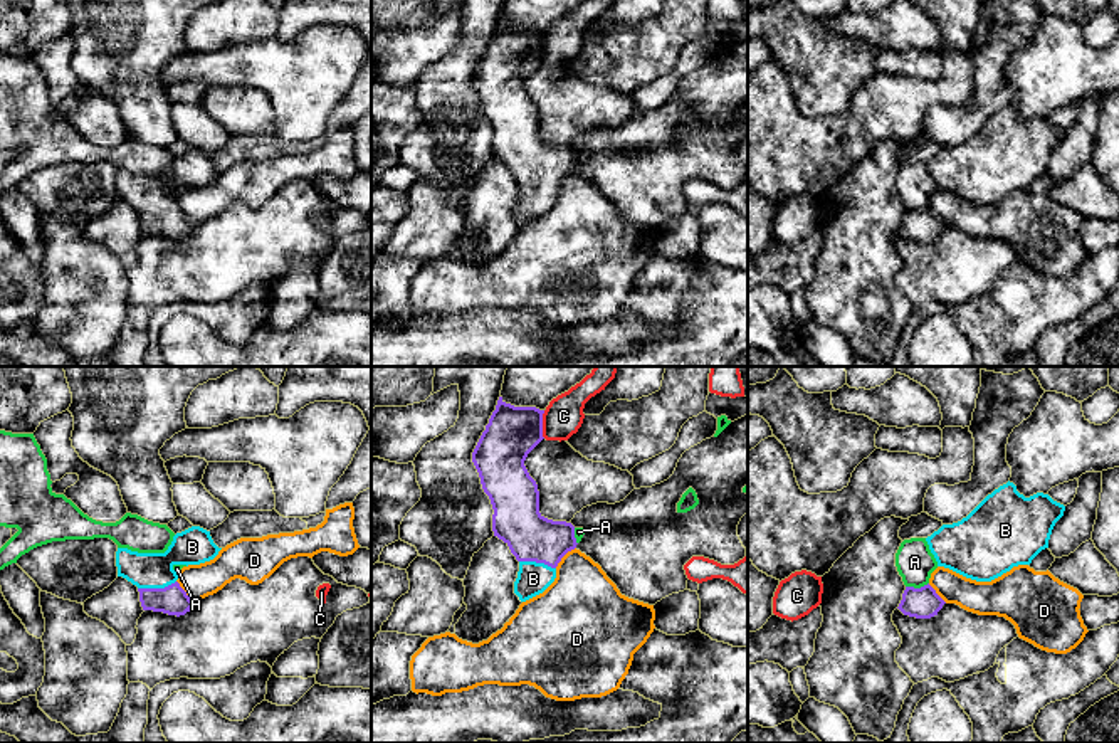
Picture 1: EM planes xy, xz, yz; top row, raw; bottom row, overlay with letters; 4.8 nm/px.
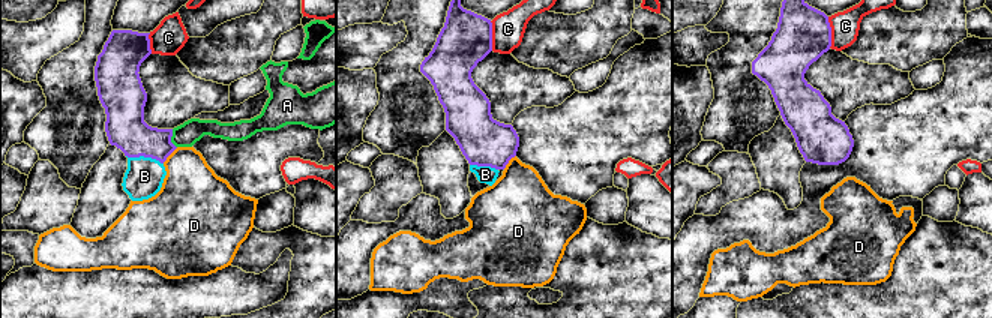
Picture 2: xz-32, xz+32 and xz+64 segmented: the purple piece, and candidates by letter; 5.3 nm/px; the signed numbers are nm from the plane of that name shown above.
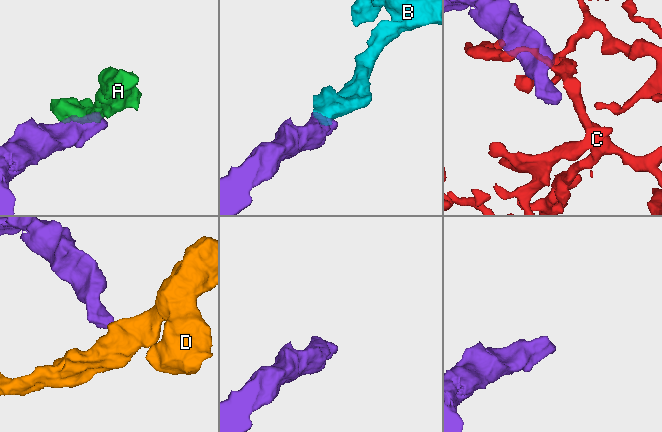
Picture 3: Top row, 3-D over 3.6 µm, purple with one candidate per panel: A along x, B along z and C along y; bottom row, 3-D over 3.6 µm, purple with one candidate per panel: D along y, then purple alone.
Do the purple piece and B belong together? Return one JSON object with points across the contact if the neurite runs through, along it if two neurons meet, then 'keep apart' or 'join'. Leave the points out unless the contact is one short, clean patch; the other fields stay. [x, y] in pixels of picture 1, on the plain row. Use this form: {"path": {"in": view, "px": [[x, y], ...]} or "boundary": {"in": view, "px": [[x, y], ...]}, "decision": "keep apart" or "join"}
{"path": {"in": "xy", "px": [[173, 224], [157, 212], [157, 204], [147, 194]]}, "decision": "join"}

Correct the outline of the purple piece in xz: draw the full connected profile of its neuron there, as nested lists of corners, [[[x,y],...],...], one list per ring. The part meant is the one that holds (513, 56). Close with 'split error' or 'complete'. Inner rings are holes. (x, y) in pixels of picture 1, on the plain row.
[[[499,20],[496,34],[472,76],[482,113],[494,133],[494,160],[502,163],[519,185],[514,217],[521,225],[543,217],[554,205],[561,182],[578,168],[571,146],[553,145],[539,136],[538,108],[524,89],[528,77],[544,62],[543,37],[544,34],[536,30],[514,30]]]; split error

